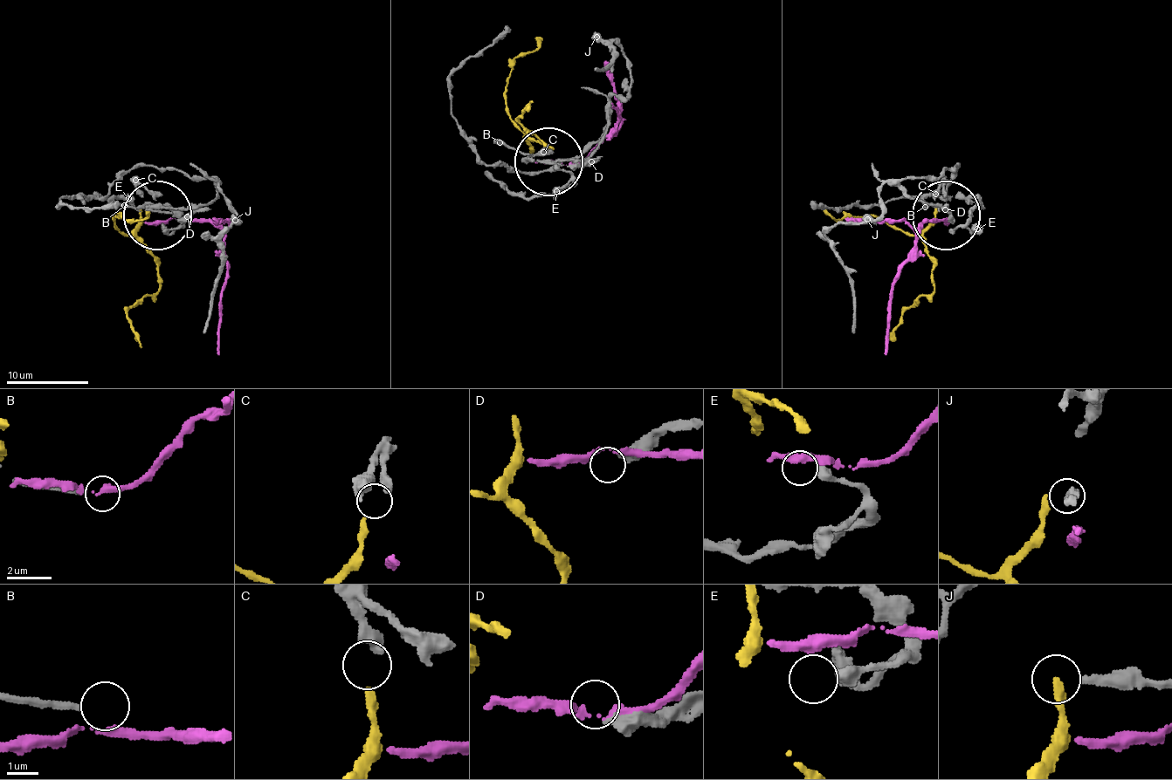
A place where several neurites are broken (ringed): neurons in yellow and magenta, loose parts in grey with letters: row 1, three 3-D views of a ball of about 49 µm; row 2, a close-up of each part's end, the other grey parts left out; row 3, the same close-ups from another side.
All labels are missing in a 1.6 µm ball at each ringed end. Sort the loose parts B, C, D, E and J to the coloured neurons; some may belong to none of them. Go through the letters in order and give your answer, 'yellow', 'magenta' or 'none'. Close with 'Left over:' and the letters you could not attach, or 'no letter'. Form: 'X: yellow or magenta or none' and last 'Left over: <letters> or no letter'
B: none
C: yellow
D: none
E: none
J: none
Left over: B, D, E, J

